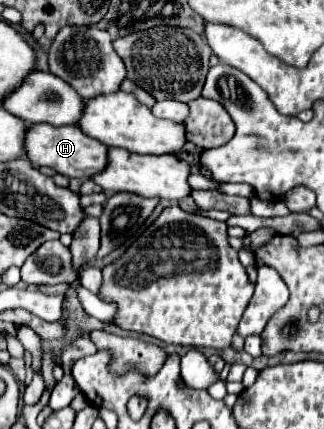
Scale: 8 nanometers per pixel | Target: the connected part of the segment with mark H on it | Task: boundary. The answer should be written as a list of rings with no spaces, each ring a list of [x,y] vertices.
[[[32,124],[26,134],[26,156],[34,166],[50,166],[68,178],[92,178],[106,170],[108,146],[84,134],[78,126],[46,126]]]

